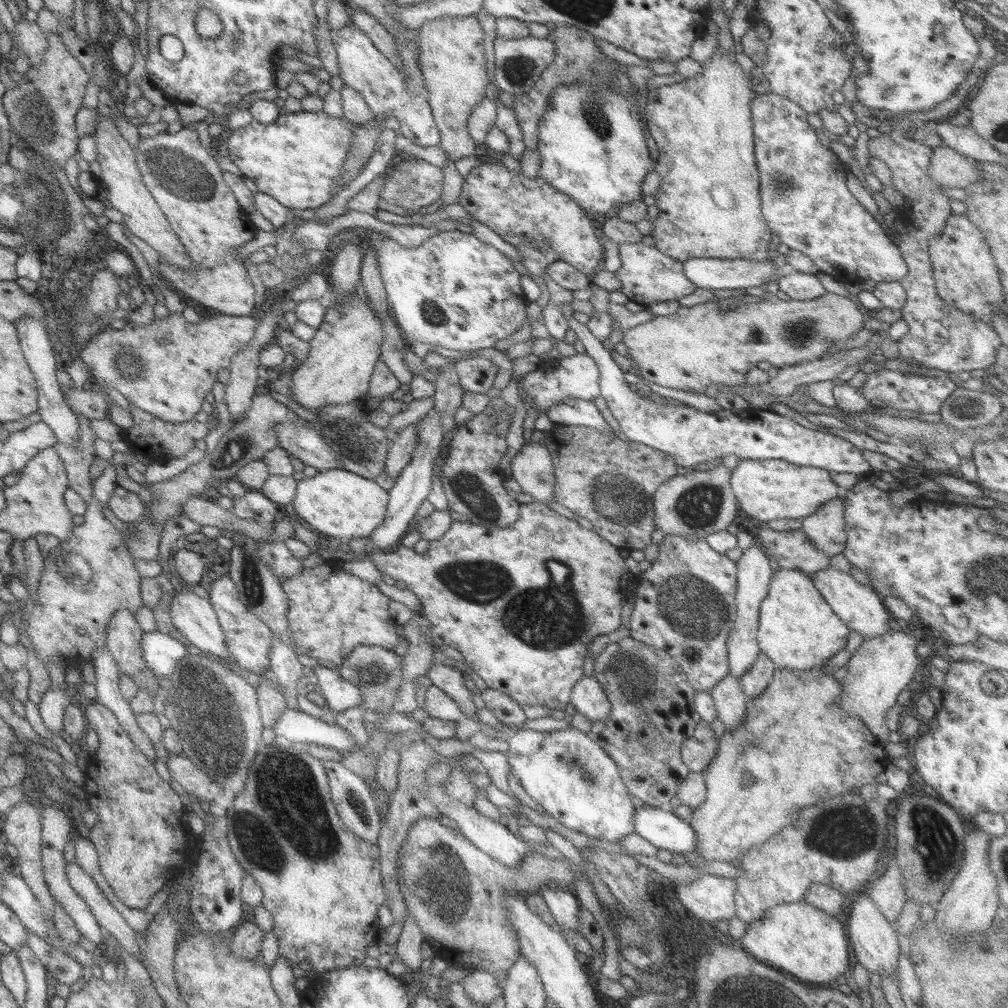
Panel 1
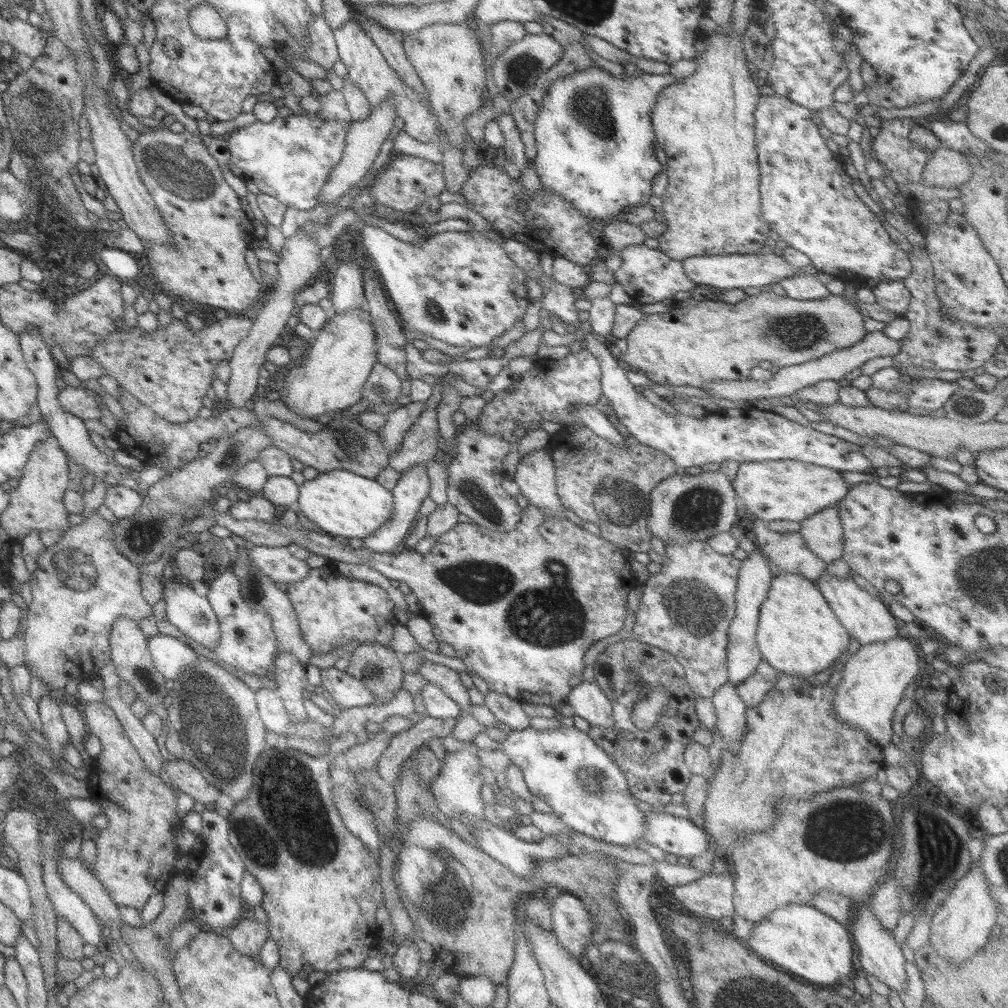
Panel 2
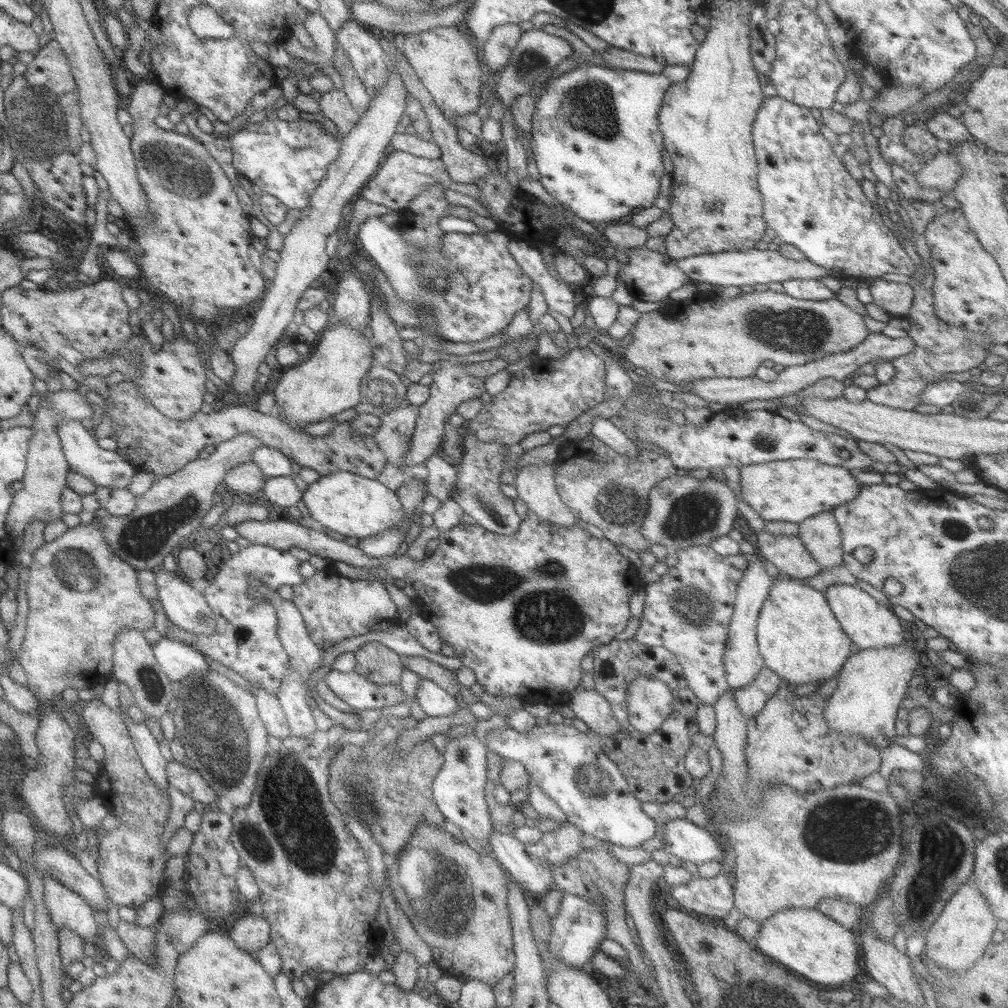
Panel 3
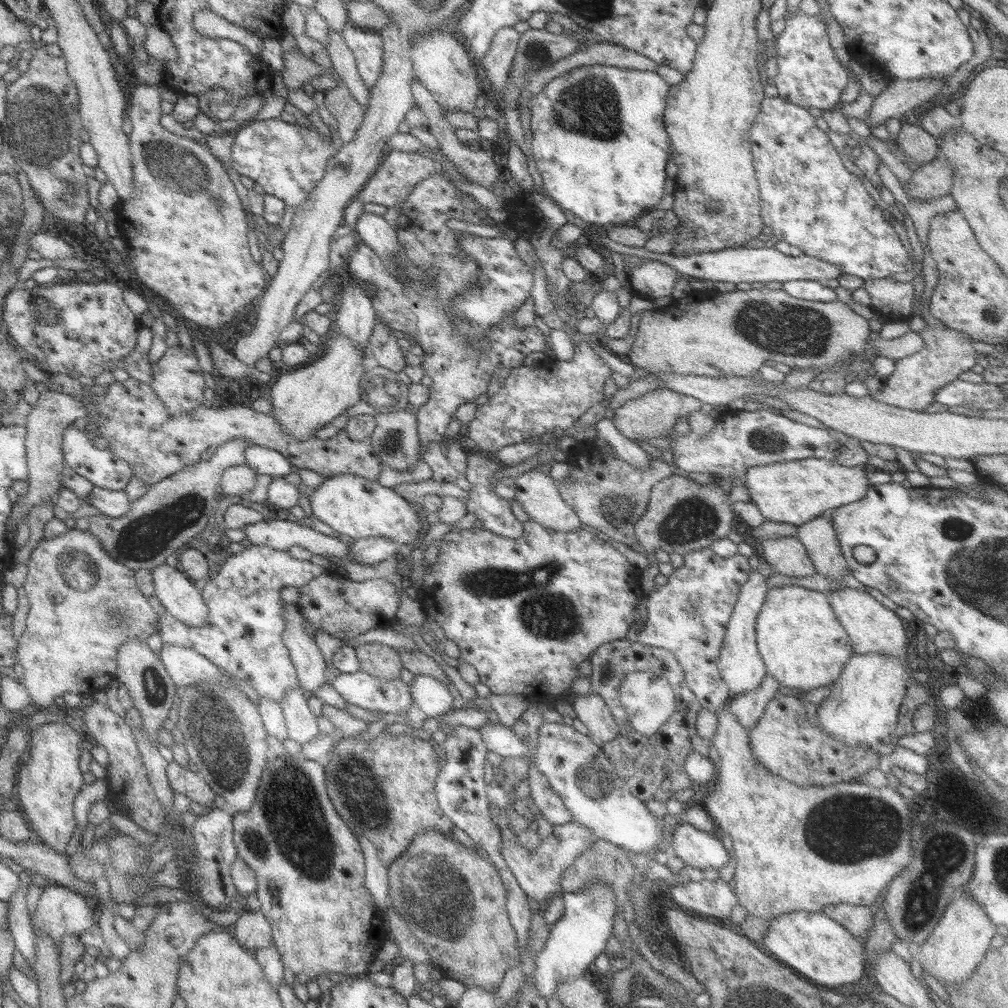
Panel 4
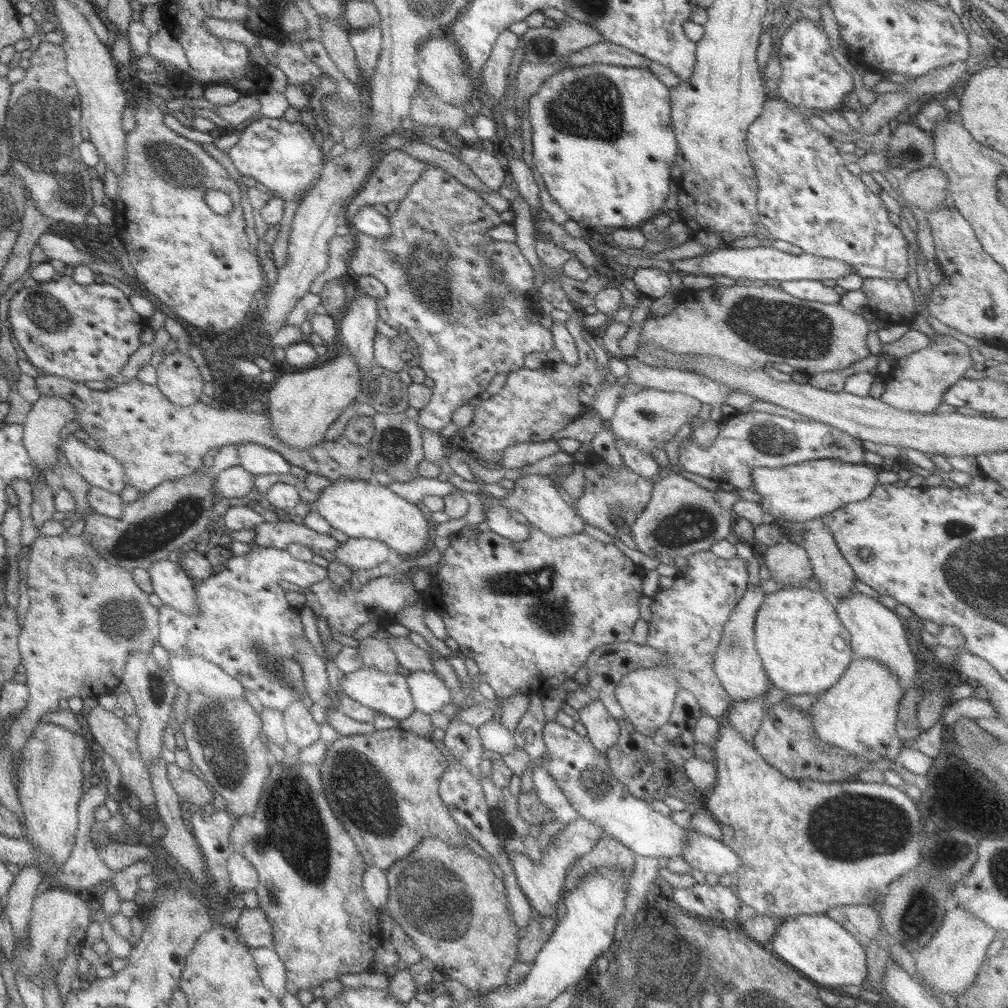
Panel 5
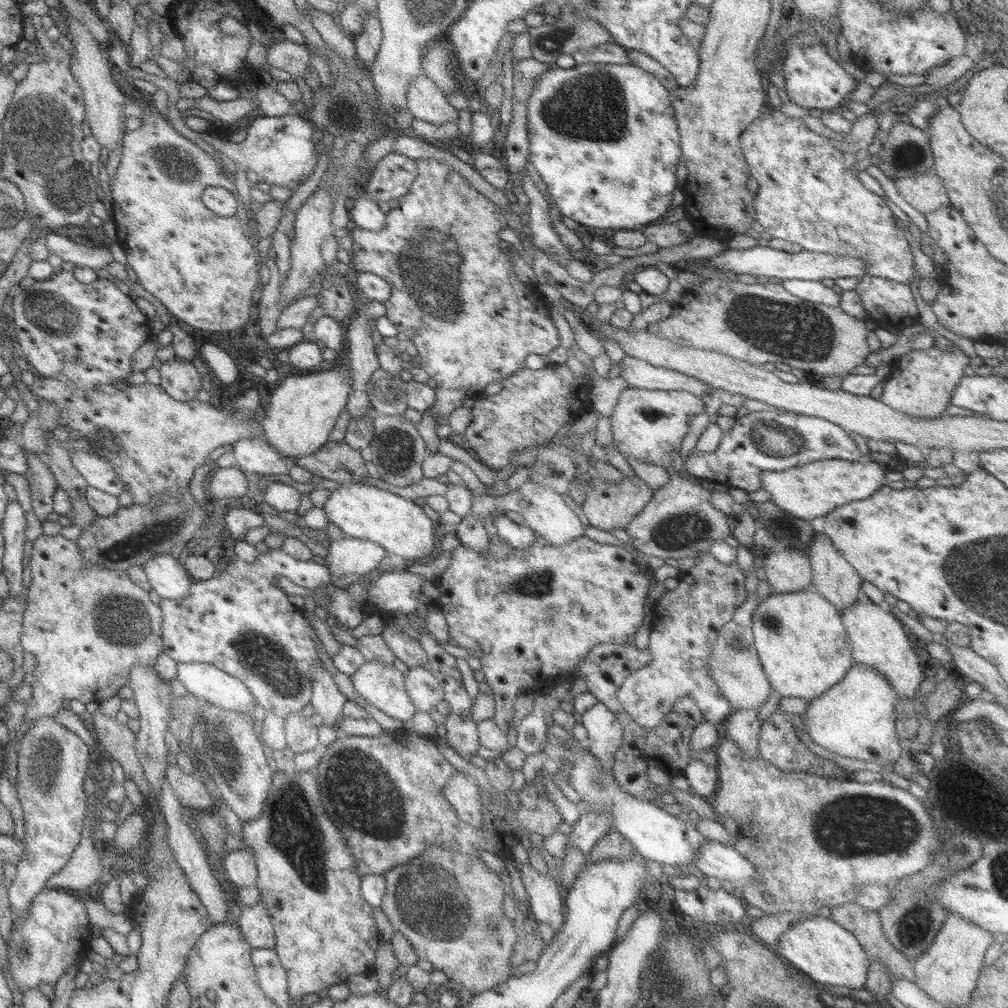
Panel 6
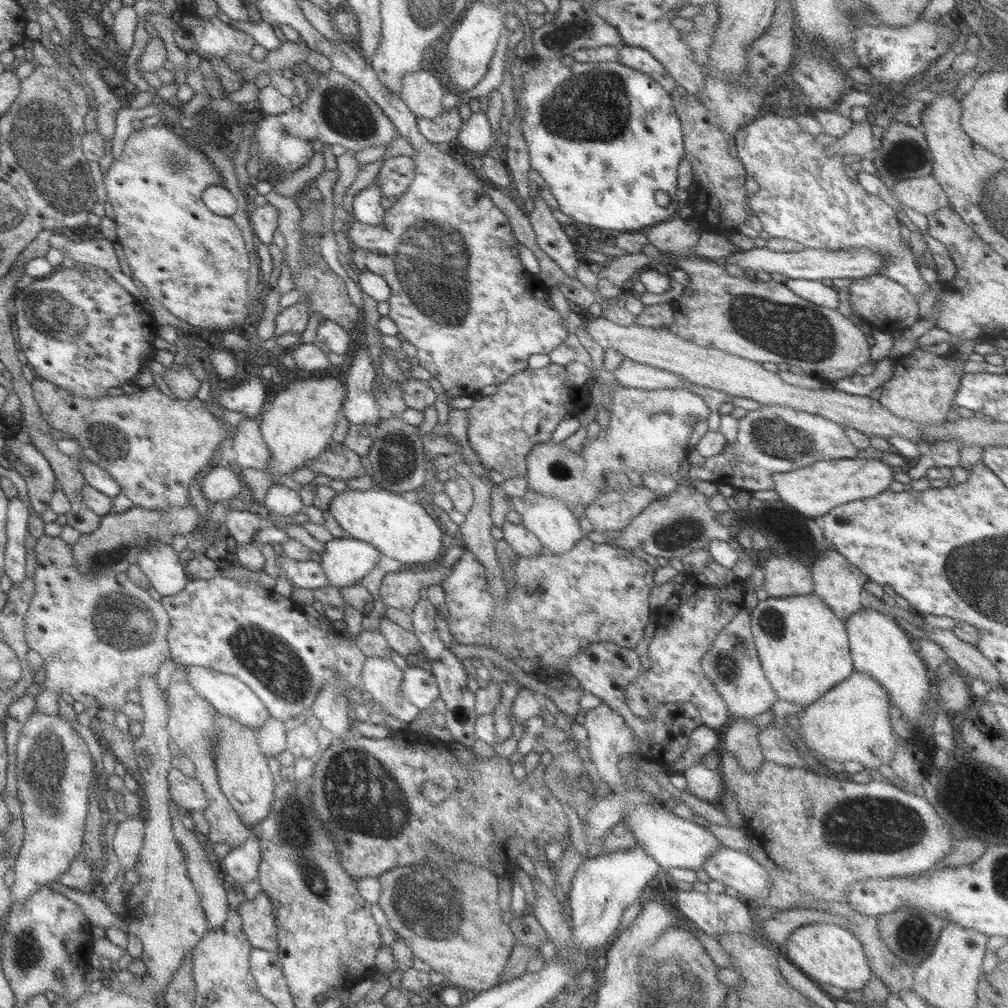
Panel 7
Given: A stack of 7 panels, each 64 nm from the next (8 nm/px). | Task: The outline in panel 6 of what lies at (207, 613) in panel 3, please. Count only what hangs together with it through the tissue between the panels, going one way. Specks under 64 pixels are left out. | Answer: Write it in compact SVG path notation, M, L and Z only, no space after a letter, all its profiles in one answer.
M161 553L161 556L149 558L142 569L150 590L161 599L171 599L179 604L188 593L192 579L171 553Z

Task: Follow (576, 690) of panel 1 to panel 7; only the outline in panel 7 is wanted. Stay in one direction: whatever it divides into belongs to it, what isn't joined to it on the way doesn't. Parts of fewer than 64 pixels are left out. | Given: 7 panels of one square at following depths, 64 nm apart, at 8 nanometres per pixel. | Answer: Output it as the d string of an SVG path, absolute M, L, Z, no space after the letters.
M600 703L595 708L585 711L582 727L586 730L587 752L589 753L589 766L599 781L611 789L611 793L624 790L623 780L619 778L617 760L623 755L637 755L639 748L631 731L627 730L623 717L610 706Z

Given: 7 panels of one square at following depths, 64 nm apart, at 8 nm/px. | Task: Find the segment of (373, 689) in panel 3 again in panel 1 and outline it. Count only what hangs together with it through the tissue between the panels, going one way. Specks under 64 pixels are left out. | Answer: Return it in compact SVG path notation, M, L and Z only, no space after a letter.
M313 667L317 677L316 691L327 703L331 712L336 713L351 707L357 707L362 698L360 688L352 682L343 680L337 668Z

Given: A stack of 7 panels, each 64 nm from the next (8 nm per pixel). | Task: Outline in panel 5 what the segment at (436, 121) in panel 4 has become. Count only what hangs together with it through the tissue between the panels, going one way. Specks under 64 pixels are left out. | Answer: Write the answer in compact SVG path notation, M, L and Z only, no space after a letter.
M458 144L456 147L459 150L459 160L473 171L473 174L482 180L482 183L489 189L497 191L502 186L506 185L505 171L499 165L499 162L491 154L485 153L480 147L472 149L463 148Z

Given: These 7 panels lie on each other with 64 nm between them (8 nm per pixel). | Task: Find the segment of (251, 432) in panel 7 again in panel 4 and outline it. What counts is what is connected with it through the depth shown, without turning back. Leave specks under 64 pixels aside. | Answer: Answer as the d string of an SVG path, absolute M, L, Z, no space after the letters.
M247 445L243 462L256 474L268 474L273 478L293 470L292 464L282 454L262 446Z

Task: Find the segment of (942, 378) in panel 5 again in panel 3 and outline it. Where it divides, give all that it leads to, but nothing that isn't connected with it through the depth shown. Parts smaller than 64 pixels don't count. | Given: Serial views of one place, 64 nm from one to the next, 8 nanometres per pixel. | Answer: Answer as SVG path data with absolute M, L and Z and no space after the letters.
M921 262L923 279L918 283L913 278L903 279L913 292L911 307L905 316L906 320L913 320L907 338L913 342L913 350L905 356L898 356L890 361L894 368L894 376L886 385L879 385L866 390L866 400L875 405L912 410L919 405L919 395L931 382L939 382L945 374L965 372L975 368L985 358L985 349L991 348L991 340L985 339L974 331L957 329L943 323L933 315L933 294L931 286L934 282L933 273L929 272L930 266Z

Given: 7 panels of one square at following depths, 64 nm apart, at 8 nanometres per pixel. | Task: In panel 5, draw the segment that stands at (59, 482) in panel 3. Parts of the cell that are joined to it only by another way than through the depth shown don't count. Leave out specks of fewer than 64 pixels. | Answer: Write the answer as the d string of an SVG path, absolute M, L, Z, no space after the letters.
M39 396L39 399L30 406L22 424L21 444L25 447L35 474L41 473L44 476L47 468L50 469L55 462L56 450L59 449L61 443L58 439L59 430L71 420L71 405L59 397Z

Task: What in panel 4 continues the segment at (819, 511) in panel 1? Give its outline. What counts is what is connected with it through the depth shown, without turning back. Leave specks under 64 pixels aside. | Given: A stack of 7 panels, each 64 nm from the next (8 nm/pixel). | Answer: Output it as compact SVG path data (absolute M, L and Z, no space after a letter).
M828 514L817 516L796 528L794 536L803 546L815 573L827 580L840 580L849 572Z

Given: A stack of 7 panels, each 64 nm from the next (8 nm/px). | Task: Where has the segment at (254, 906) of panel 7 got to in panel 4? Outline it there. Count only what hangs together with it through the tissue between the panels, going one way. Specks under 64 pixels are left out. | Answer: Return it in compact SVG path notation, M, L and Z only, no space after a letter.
M240 910L238 919L229 928L233 938L246 950L252 952L270 944L270 924L259 912Z

